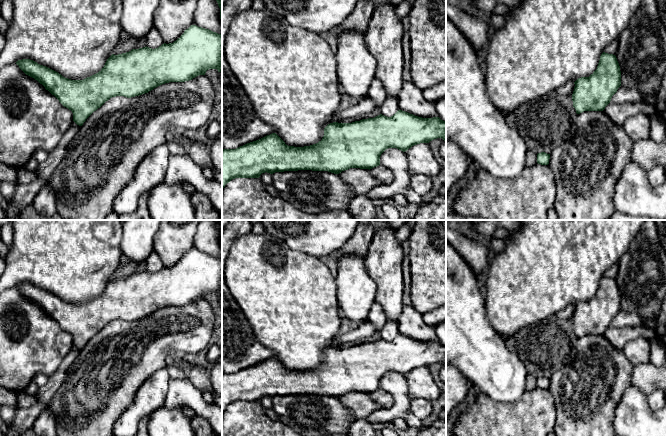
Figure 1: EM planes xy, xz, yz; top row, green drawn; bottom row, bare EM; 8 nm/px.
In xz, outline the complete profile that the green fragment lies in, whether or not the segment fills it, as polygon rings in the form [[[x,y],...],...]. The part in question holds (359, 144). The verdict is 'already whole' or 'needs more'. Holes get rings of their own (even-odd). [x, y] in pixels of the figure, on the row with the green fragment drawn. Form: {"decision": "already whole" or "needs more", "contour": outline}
{"decision": "needs more", "contour": [[[398,110],[393,116],[382,114],[352,123],[333,122],[324,128],[324,136],[316,144],[288,146],[272,133],[236,149],[222,149],[222,189],[235,178],[259,178],[262,173],[312,170],[338,174],[357,195],[366,195],[380,185],[370,170],[380,165],[380,156],[388,148],[403,152],[414,145],[442,138],[446,141],[446,122],[439,117],[422,118]]]}

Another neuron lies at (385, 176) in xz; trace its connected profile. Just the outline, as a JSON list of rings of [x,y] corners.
[[[382,164],[370,169],[370,172],[382,185],[389,185],[394,181],[393,172]]]

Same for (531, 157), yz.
[[[527,149],[527,153],[526,153],[526,166],[528,167],[532,167],[537,163],[537,154],[530,150]]]

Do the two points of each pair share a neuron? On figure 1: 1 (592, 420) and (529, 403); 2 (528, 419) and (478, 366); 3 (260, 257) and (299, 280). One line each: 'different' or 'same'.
1: different
2: different
3: same

